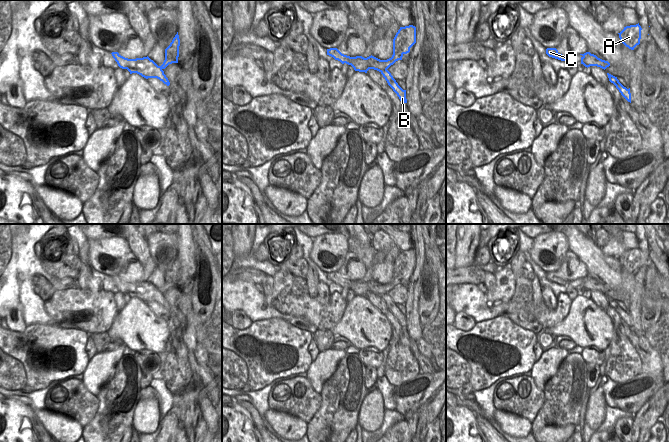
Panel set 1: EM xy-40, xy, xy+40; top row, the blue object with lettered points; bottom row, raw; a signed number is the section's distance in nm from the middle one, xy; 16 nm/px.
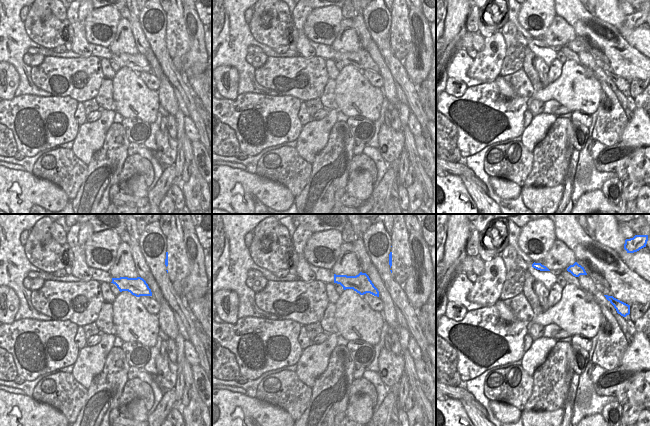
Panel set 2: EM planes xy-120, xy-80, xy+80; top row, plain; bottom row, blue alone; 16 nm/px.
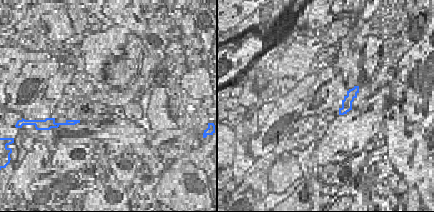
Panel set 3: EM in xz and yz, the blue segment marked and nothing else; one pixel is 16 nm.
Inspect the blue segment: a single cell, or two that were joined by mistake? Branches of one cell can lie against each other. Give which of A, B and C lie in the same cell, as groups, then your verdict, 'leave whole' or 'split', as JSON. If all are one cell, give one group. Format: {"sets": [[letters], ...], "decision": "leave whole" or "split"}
{"sets": [["A"], ["B", "C"]], "decision": "split"}

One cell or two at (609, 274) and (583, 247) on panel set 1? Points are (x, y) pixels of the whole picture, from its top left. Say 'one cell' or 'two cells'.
one cell

